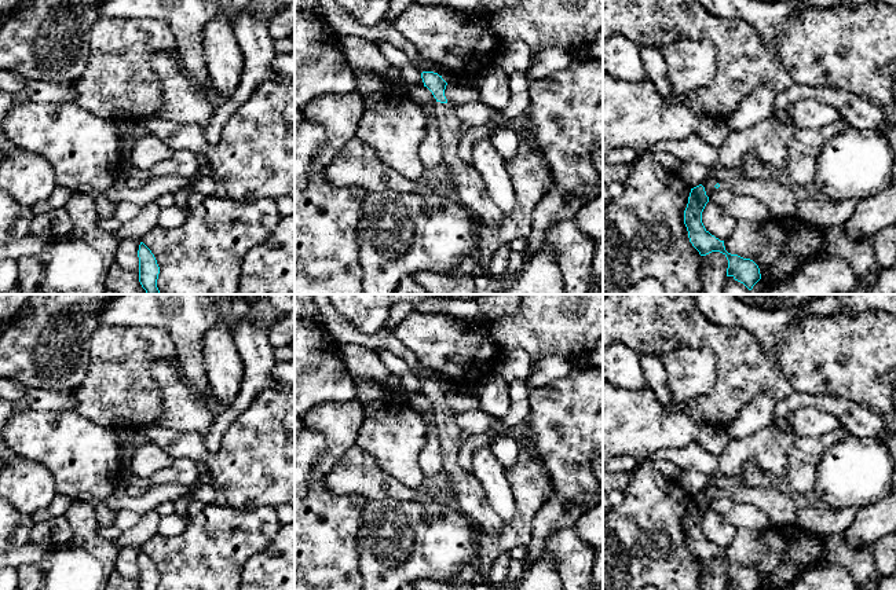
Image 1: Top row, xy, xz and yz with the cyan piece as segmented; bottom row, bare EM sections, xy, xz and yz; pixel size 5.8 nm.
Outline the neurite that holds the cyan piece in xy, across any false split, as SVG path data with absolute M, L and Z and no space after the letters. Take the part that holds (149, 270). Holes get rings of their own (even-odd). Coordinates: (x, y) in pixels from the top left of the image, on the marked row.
M140 242L139 250L139 282L147 294L160 294L157 287L157 279L160 274L160 267L151 250Z

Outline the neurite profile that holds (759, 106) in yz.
M769 84L758 85L747 95L729 118L732 132L743 132L775 116L778 92Z

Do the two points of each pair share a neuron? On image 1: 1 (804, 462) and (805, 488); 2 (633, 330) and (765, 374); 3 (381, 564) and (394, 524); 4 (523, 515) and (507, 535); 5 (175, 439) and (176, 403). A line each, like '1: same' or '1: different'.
1: same
2: same
3: same
4: same
5: different

